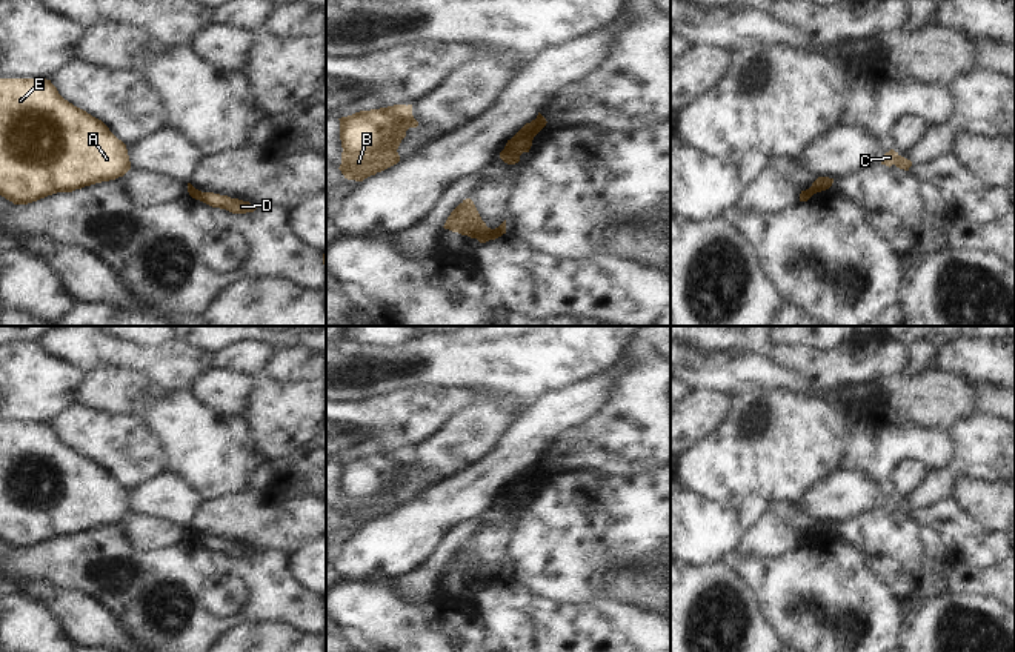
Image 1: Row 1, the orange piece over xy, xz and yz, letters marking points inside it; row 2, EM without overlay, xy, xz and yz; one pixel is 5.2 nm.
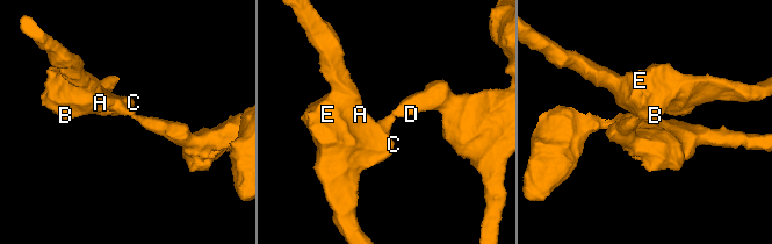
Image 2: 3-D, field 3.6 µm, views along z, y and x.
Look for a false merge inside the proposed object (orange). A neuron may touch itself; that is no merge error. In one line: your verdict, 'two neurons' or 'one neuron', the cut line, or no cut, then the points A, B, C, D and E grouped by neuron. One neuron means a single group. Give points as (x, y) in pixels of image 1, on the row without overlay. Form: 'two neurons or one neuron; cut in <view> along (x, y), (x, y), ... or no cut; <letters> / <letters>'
two neurons; cut in xz along (535, 463), (543, 471); A B C E / D

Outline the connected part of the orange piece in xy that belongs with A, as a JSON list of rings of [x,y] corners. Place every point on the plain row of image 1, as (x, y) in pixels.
[[[0,423],[0,540],[28,549],[57,537],[123,521],[131,514],[126,489],[86,455],[65,444],[46,423]]]

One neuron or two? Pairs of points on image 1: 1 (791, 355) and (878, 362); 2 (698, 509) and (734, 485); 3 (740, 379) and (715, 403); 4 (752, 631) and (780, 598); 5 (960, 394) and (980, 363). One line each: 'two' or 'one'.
1: one
2: two
3: two
4: two
5: two

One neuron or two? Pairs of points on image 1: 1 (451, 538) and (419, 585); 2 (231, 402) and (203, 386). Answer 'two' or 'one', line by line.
1: one
2: one

